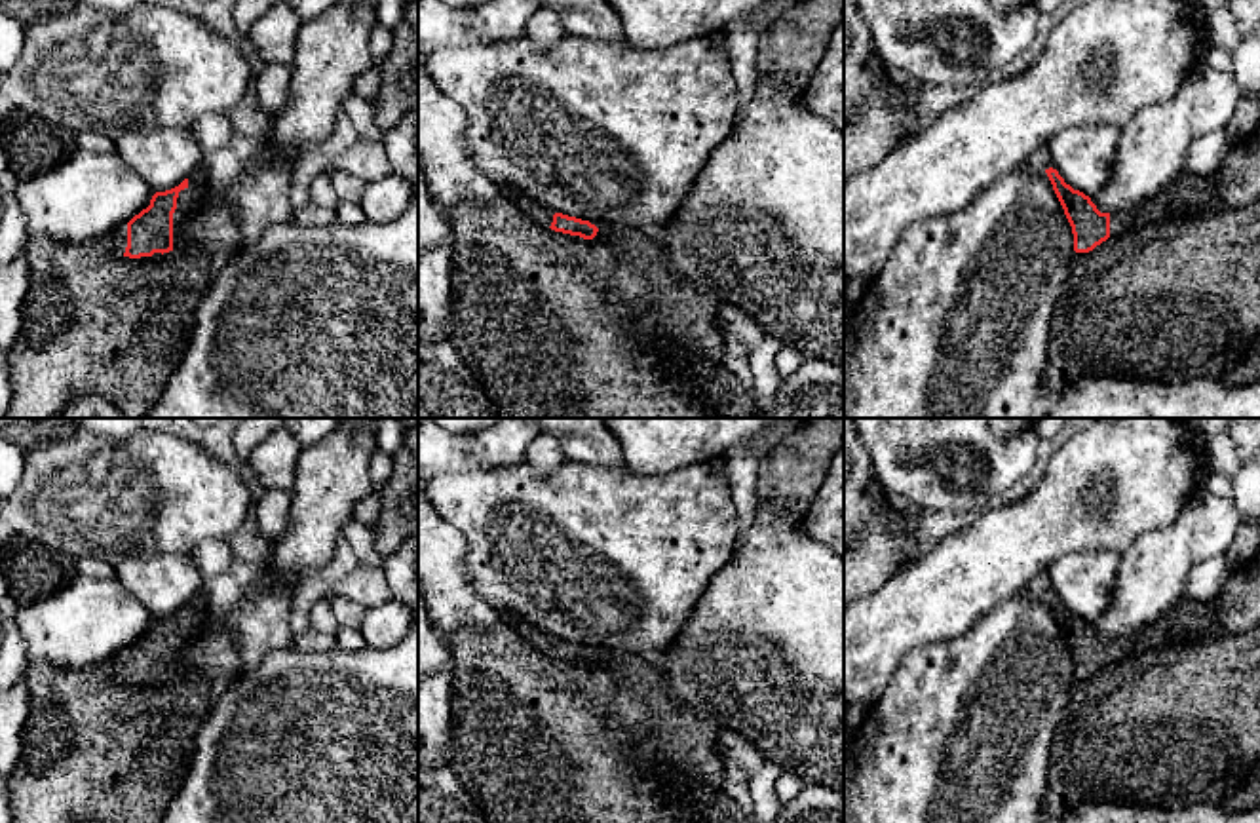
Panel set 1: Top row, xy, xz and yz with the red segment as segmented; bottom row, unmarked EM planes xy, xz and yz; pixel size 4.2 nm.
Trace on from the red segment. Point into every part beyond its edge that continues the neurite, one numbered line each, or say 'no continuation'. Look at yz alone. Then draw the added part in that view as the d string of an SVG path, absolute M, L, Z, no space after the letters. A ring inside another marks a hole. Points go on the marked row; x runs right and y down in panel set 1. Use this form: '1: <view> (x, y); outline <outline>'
1: yz (1120, 221); outline M1127 211L1110 213L1110 238L1116 238L1133 224L1133 217Z

